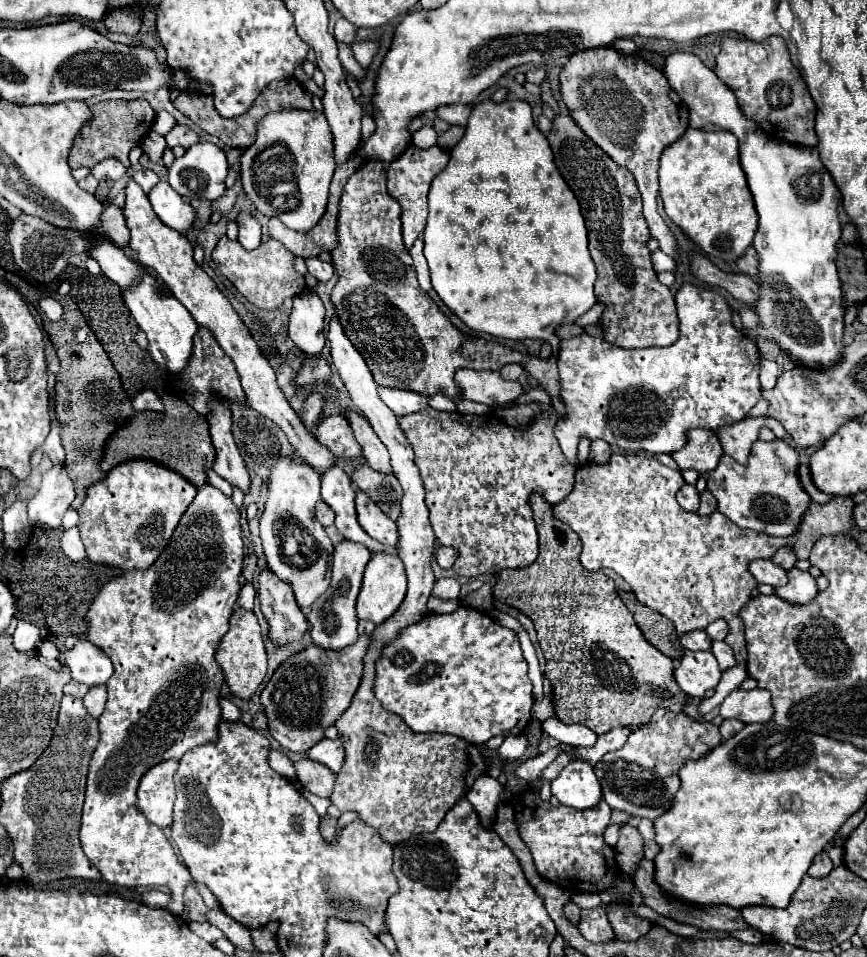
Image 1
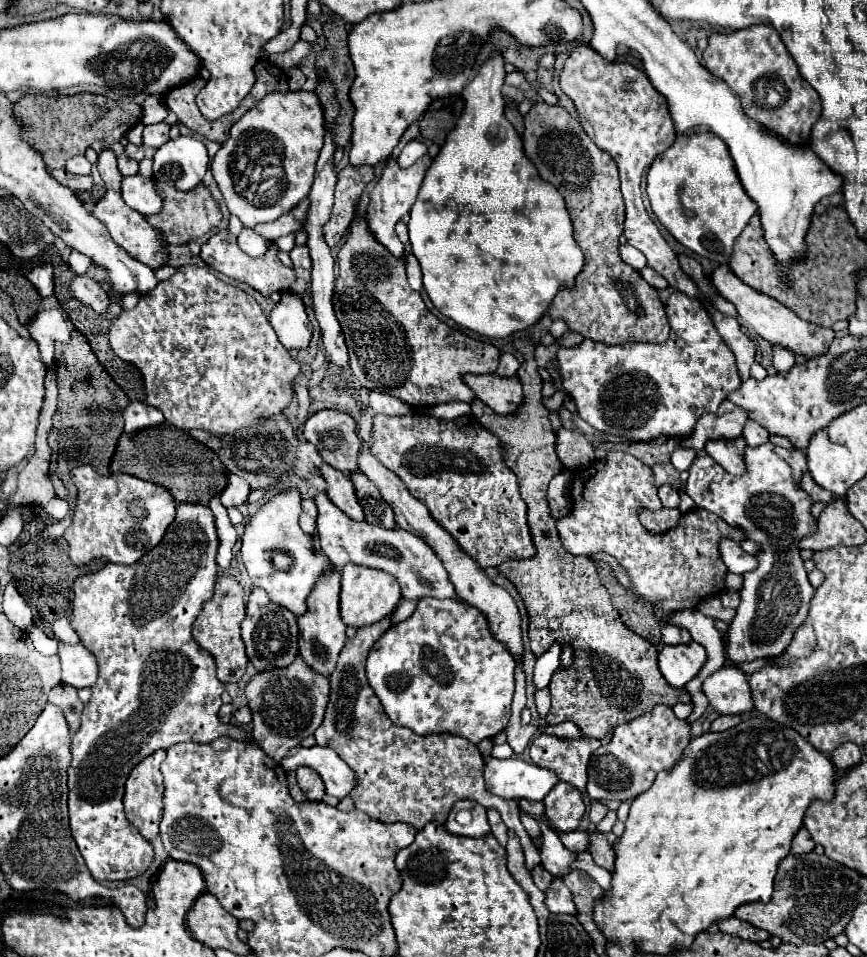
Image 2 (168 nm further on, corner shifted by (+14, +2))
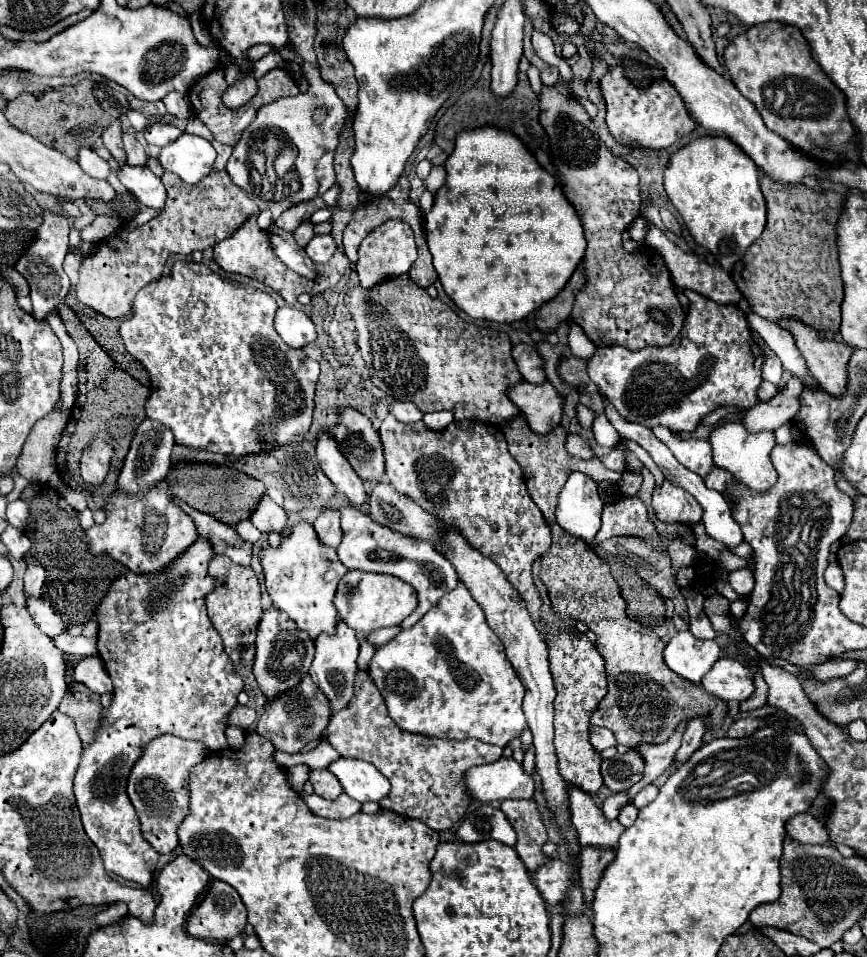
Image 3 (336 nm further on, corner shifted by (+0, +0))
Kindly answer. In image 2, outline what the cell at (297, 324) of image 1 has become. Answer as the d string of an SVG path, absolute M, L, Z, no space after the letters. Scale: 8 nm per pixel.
M292 291L282 293L282 299L274 305L268 321L286 349L292 351L308 347L312 339L312 327L300 295Z

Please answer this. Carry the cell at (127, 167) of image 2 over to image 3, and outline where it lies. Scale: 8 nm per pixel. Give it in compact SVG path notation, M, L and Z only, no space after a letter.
M124 135L122 141L124 141L128 165L146 165L146 153L144 147L138 143L138 139L134 135Z

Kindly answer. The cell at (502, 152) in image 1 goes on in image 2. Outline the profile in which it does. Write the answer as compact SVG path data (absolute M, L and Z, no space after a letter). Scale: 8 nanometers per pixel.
M494 55L488 63L482 65L480 73L474 77L474 81L470 85L464 87L462 97L465 107L452 131L446 137L446 143L442 145L438 157L434 159L434 163L430 165L430 169L426 171L426 177L422 181L420 193L416 203L412 205L410 211L410 221L408 221L408 229L410 229L410 243L412 243L412 253L416 255L416 259L420 261L422 267L422 281L424 281L424 289L430 297L430 301L434 303L434 307L450 317L452 321L456 321L460 327L466 327L478 335L490 337L490 339L504 339L510 337L512 333L518 331L526 331L534 325L540 323L540 319L548 313L554 297L558 295L560 289L572 289L574 287L574 279L576 275L582 271L584 265L584 255L580 251L580 247L574 241L574 231L572 231L572 223L564 205L564 199L558 195L558 191L554 187L550 187L548 183L544 183L544 179L538 179L538 171L534 171L534 165L530 163L530 159L526 159L524 147L522 147L522 139L516 133L516 129L512 127L512 123L506 119L504 109L506 109L506 101L500 93L502 85L504 85L504 61L500 55Z

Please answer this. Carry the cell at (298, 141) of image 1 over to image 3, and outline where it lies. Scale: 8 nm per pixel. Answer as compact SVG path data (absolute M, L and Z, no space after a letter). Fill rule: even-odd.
M302 61L300 65L302 75L308 81L308 91L264 105L258 111L258 117L248 125L248 129L244 129L226 165L232 181L242 187L260 209L270 209L274 219L294 203L324 195L336 183L334 153L340 133L350 117L348 107L336 95L332 85L320 77L320 69L308 61ZM286 145L294 149L294 159L292 153L288 155L284 151ZM278 157L284 157L280 161L290 163L286 171L282 169L282 163L276 167Z

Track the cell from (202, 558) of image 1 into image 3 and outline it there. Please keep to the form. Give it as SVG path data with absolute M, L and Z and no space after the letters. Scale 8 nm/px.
M200 537L188 551L184 551L174 563L170 563L166 569L158 571L158 573L148 573L148 575L138 575L138 573L124 573L120 575L112 587L108 589L106 597L102 599L102 603L96 607L96 621L98 621L98 653L100 657L104 659L106 663L106 669L114 681L114 697L112 697L112 705L108 711L102 713L102 721L100 721L100 727L98 727L98 735L96 739L84 747L84 753L82 753L82 761L80 761L80 767L78 767L78 773L76 773L76 779L74 779L74 795L76 795L76 805L78 805L78 811L80 811L80 817L82 817L82 825L84 825L84 831L86 835L94 841L94 845L100 849L100 855L104 859L104 867L106 871L110 873L116 873L128 881L134 881L134 883L140 883L142 887L150 887L152 885L152 873L156 869L156 863L160 859L160 855L156 855L156 851L152 849L152 845L142 837L140 833L140 825L138 825L138 815L126 795L126 783L128 783L128 775L132 771L132 765L136 763L136 759L140 757L140 745L152 741L154 737L162 735L162 733L174 733L178 737L184 737L184 739L198 739L198 741L204 741L204 745L212 751L224 751L226 749L226 737L224 737L224 729L226 729L226 717L228 713L232 711L232 707L236 705L236 695L242 691L244 687L244 681L240 677L238 671L234 671L234 665L230 661L230 657L224 653L222 649L222 639L218 635L218 631L212 627L208 615L206 615L206 605L204 605L204 597L206 593L212 591L214 587L214 579L208 575L208 563L212 559L214 551L212 551L212 545L208 539Z

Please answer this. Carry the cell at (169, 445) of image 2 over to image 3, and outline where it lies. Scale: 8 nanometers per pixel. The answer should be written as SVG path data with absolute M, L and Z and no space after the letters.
M178 463L170 469L166 483L168 483L168 489L172 489L176 497L186 501L190 507L202 513L208 513L232 527L244 519L250 519L252 509L256 509L256 505L260 503L260 497L264 497L266 493L264 483L240 471L234 471L232 467L210 465L210 463Z

